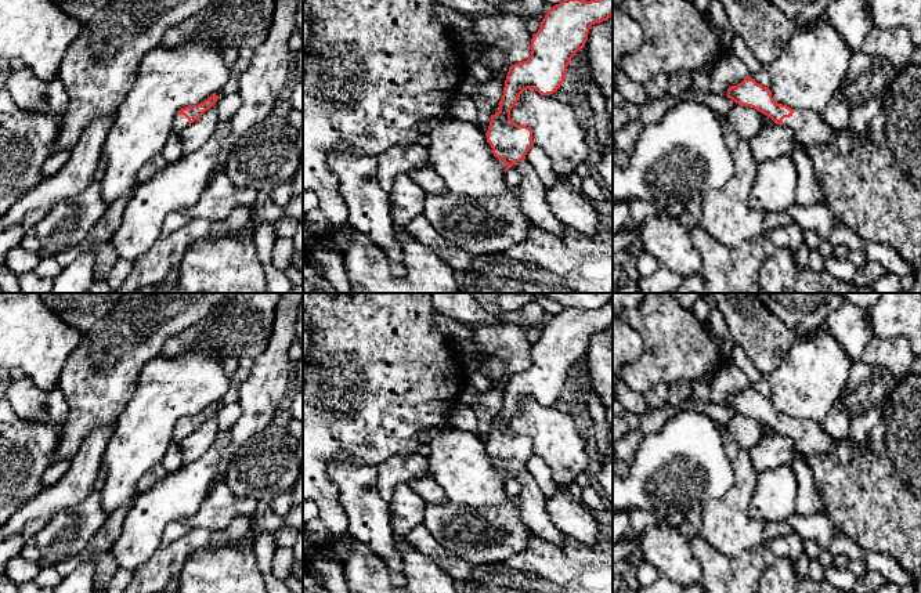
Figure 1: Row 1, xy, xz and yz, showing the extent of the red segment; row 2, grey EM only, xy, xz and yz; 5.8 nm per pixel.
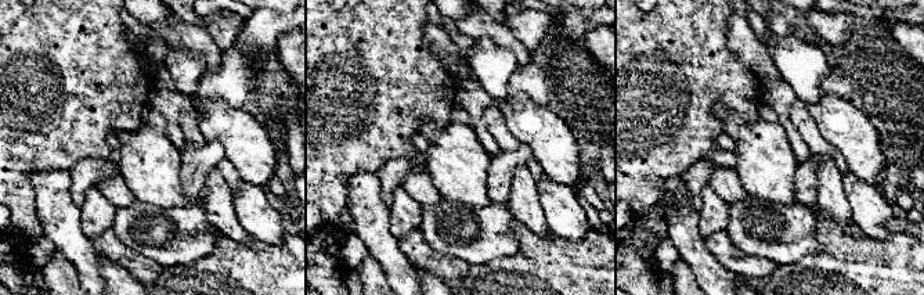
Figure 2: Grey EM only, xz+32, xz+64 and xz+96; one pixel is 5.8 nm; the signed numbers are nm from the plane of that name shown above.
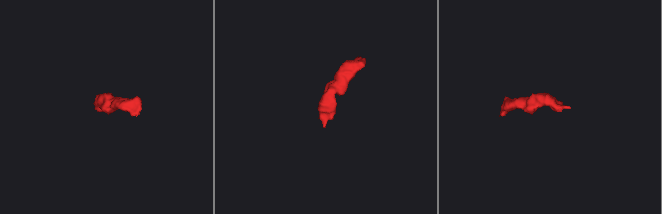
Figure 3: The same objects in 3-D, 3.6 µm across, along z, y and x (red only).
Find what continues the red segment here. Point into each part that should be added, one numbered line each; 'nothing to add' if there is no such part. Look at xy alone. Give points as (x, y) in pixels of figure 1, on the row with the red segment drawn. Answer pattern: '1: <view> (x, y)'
1: xy (180, 123)

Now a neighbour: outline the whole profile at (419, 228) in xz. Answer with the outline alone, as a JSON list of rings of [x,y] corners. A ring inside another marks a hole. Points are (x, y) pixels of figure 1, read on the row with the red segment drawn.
[[[420,214],[413,218],[405,225],[405,231],[419,243],[431,247],[456,274],[465,271],[472,264],[473,256],[443,238],[425,216]]]

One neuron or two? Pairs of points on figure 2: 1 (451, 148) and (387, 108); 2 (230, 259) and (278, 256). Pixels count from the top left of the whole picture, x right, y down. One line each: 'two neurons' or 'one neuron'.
1: two neurons
2: one neuron

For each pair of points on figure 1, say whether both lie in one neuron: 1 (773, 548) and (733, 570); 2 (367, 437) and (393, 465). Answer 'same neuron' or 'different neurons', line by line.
1: same neuron
2: different neurons

